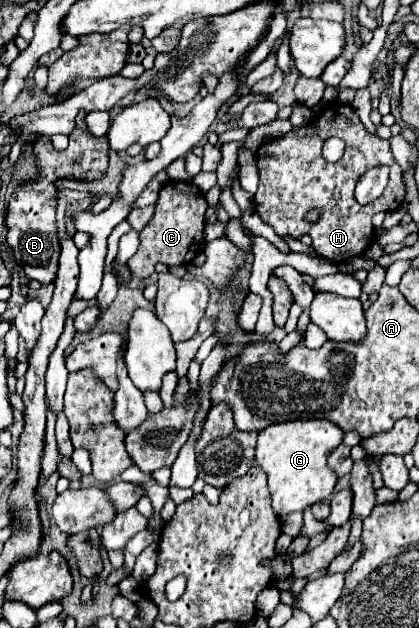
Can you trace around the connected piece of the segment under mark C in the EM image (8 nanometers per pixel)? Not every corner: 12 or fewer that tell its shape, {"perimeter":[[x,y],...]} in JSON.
{"perimeter":[[168,181],[128,267],[188,265],[202,253],[208,203]]}

